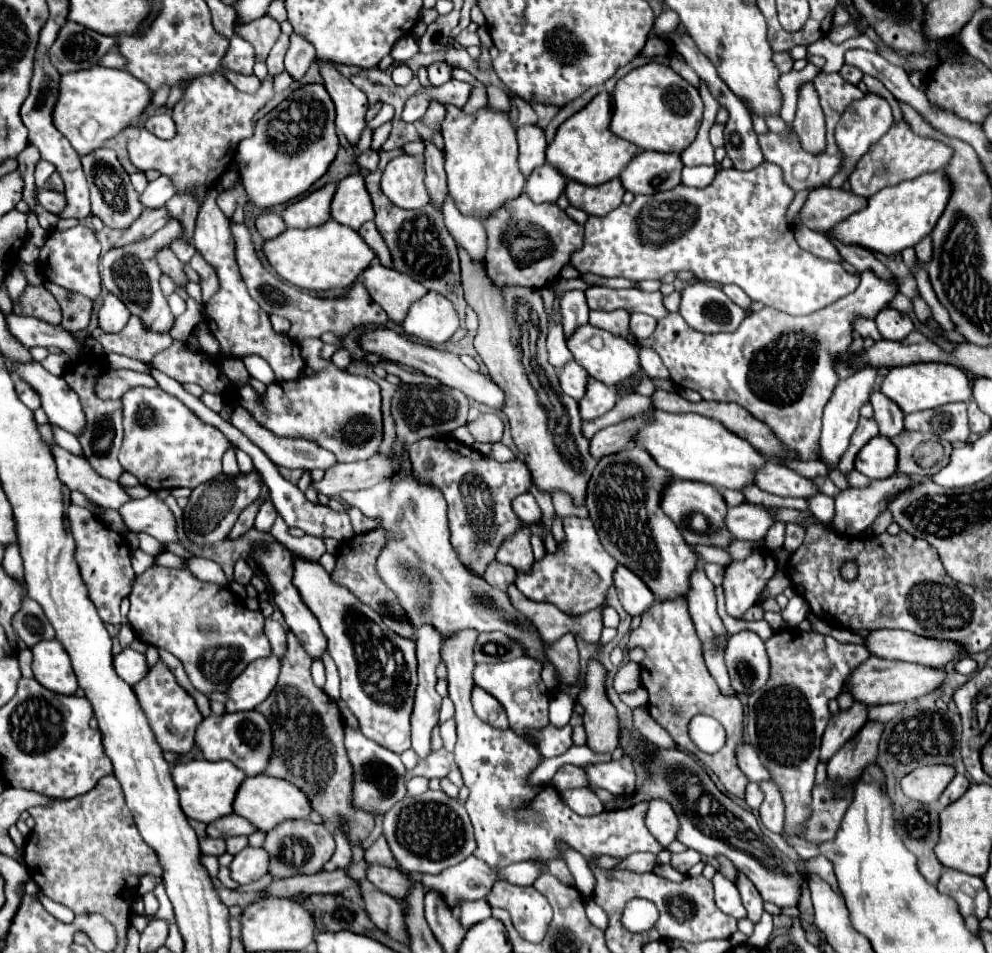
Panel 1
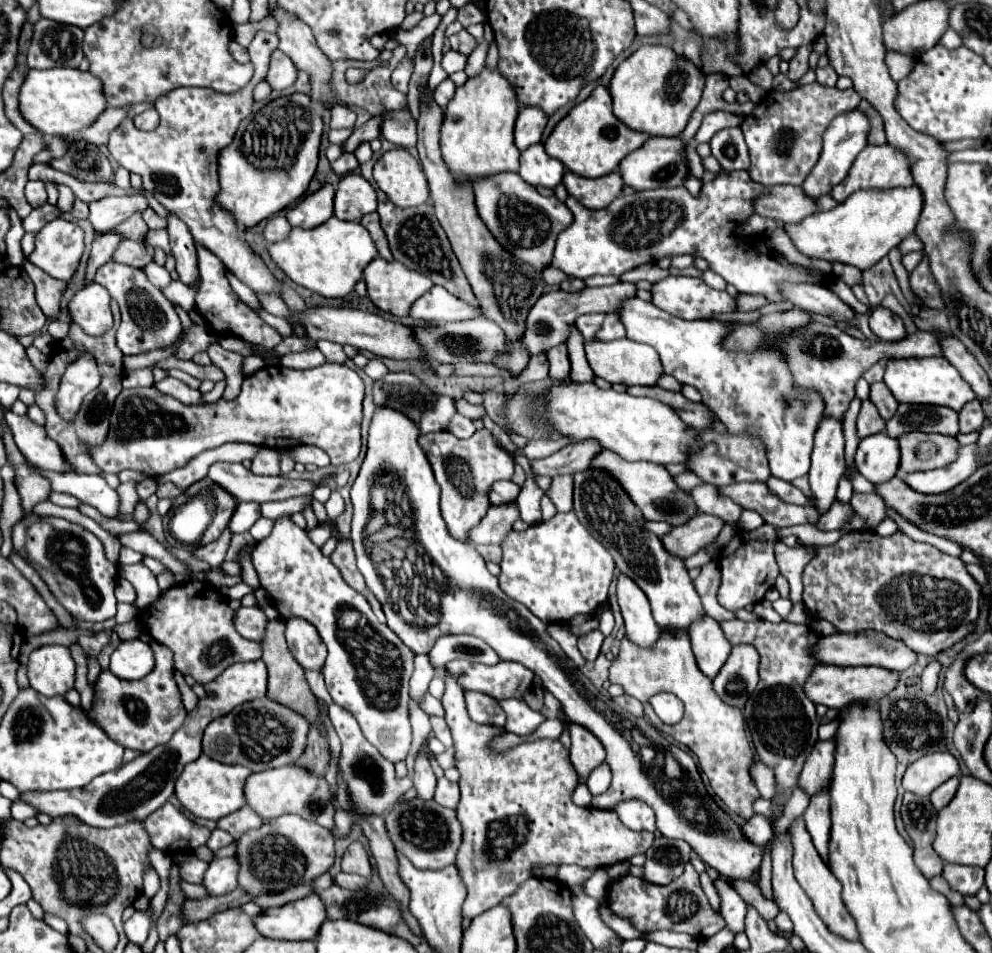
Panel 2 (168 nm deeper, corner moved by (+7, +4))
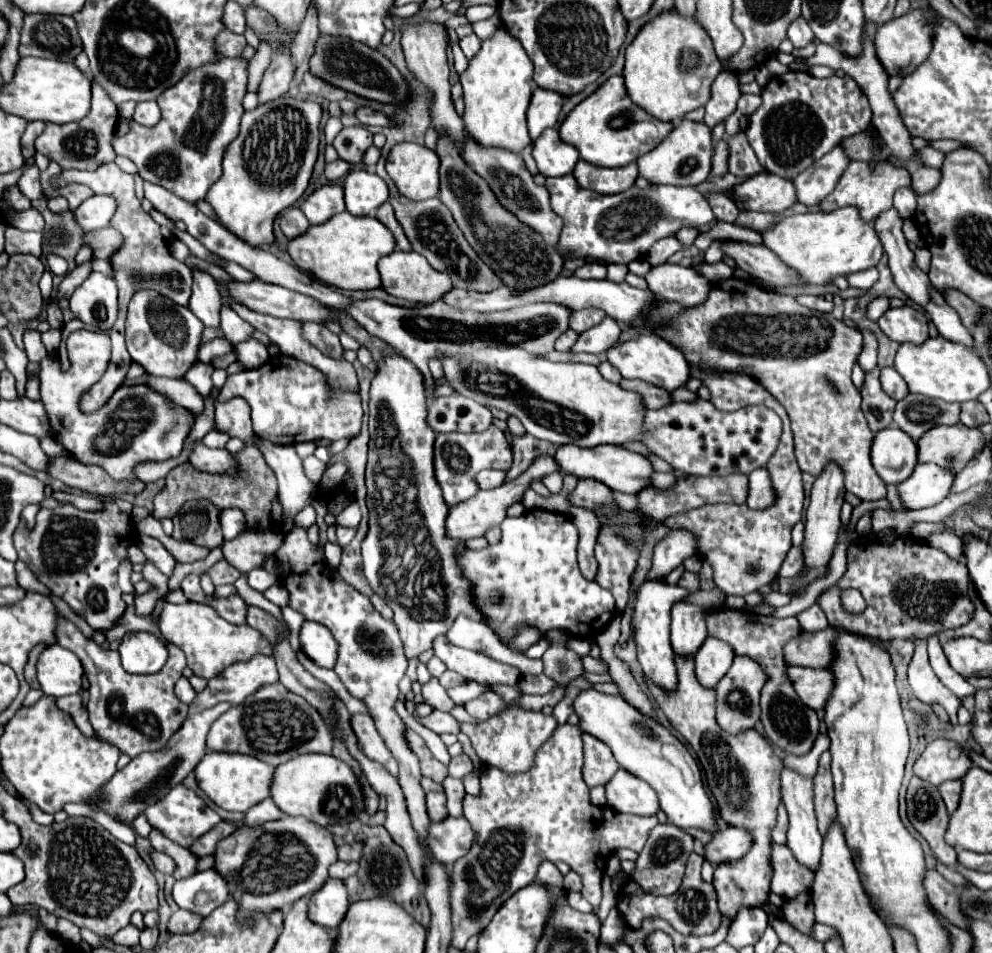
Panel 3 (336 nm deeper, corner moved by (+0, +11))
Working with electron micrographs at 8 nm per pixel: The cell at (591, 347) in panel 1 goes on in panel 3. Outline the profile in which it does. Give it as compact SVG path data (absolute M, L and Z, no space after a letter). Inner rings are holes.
M644 334L644 336L638 336L634 340L622 342L622 344L614 344L612 348L608 348L604 352L604 356L624 378L644 380L644 382L650 382L664 390L670 390L670 392L684 386L686 380L690 378L690 374L688 374L690 368L686 364L684 354L678 348L672 348L672 344L668 344L668 340L662 340L656 334Z

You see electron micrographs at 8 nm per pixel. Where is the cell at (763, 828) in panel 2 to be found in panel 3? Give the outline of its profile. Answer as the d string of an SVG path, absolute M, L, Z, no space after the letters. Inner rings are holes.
M720 824L720 832L714 834L708 846L704 846L706 850L704 858L712 862L714 866L724 864L724 862L734 862L750 850L750 844L752 844L750 832L746 832L744 828L734 828L730 824L726 826Z

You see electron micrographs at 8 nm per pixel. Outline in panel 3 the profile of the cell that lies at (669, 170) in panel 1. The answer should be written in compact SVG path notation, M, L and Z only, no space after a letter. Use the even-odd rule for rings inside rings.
M680 120L672 132L648 154L636 160L638 172L652 184L674 184L674 186L696 186L704 182L710 174L710 158L712 158L712 136L710 128L702 122Z

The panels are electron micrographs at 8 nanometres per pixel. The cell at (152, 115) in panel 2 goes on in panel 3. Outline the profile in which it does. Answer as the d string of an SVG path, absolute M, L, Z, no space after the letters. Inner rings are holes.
M140 102L134 112L134 120L144 126L154 126L160 120L160 108L156 102Z

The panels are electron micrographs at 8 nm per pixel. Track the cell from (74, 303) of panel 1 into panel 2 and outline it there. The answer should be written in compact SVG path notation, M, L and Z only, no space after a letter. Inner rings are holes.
M27 257L23 259L21 265L29 277L35 283L35 297L39 307L43 309L43 313L51 319L55 319L59 315L59 301L61 301L61 293L65 289L65 283L59 279L53 279L51 275L47 275L43 269L39 269L37 265L33 265Z

